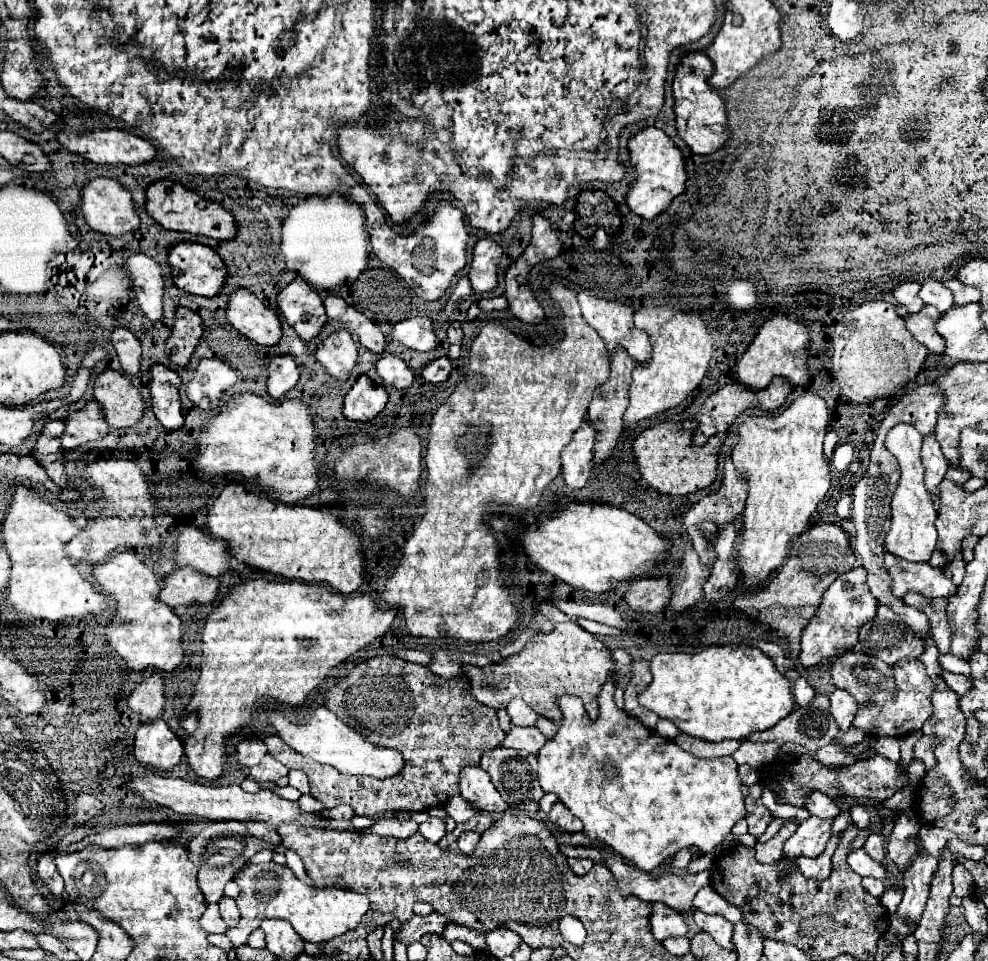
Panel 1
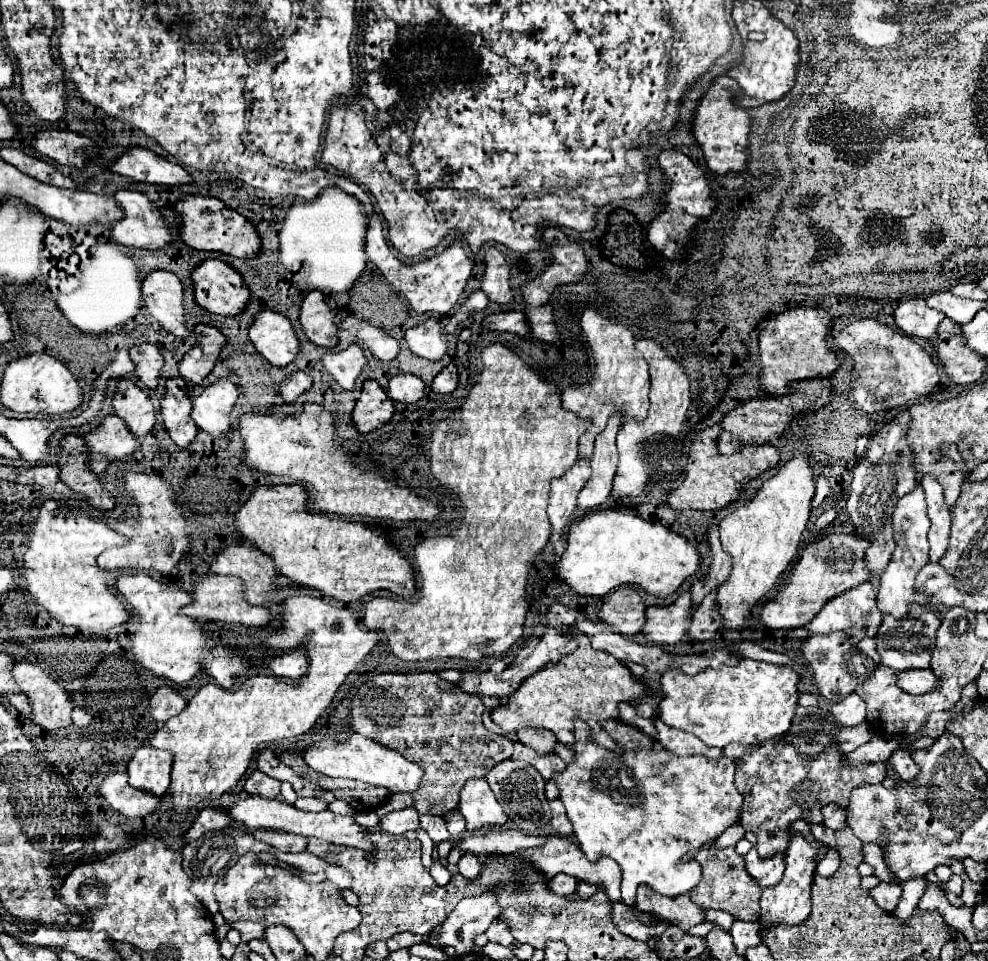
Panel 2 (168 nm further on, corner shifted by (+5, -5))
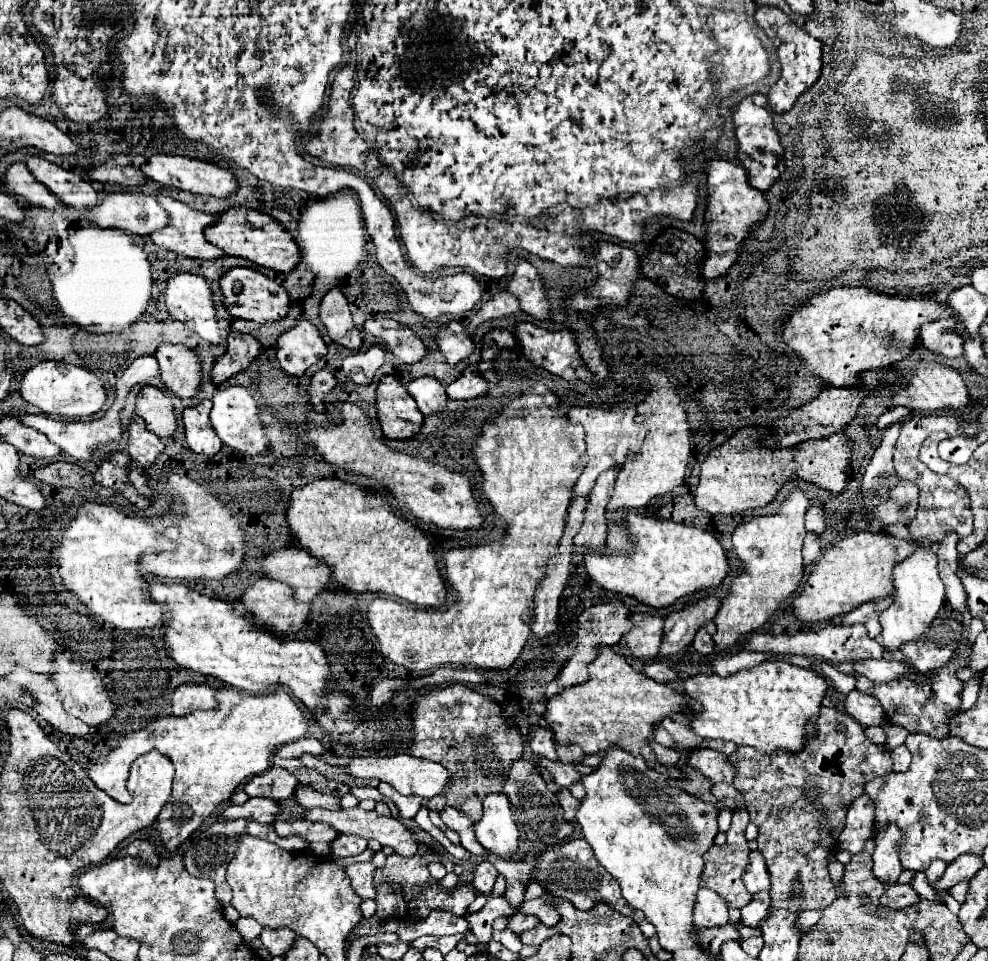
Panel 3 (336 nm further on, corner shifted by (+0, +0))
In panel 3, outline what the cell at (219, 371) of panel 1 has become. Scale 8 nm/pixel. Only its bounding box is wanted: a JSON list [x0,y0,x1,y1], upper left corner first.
[210,385,268,455]

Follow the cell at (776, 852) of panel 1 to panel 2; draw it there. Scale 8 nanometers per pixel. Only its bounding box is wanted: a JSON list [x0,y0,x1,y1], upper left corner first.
[743,850,785,888]

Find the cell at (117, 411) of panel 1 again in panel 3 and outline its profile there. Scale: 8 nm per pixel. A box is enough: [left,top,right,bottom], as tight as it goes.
[134,385,176,437]

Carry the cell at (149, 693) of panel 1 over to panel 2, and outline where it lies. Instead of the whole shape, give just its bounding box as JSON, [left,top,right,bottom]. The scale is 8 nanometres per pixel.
[151,686,187,724]

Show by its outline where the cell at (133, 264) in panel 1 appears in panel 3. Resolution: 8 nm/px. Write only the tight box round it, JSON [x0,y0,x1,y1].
[164,273,220,345]

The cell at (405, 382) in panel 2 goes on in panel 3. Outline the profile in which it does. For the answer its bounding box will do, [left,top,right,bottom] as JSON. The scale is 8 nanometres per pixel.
[406,377,446,415]

